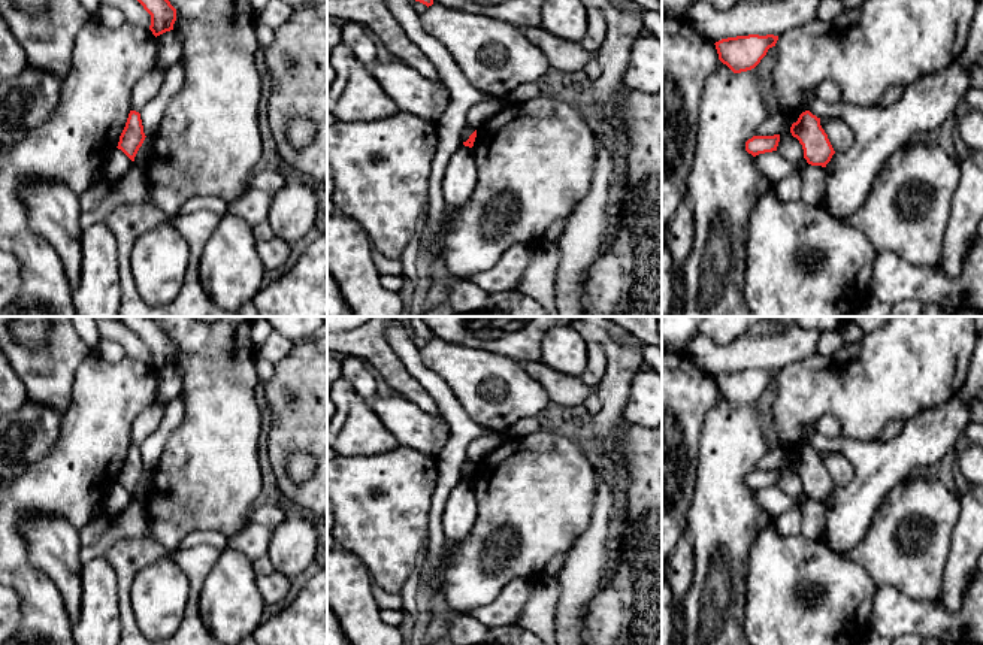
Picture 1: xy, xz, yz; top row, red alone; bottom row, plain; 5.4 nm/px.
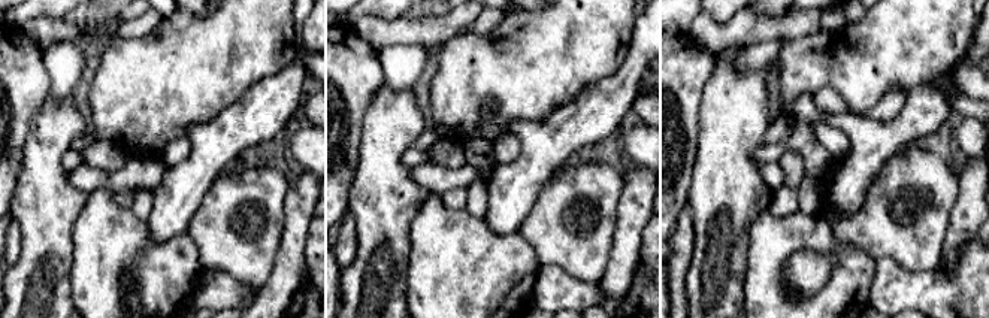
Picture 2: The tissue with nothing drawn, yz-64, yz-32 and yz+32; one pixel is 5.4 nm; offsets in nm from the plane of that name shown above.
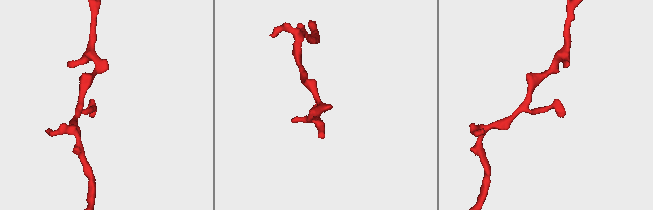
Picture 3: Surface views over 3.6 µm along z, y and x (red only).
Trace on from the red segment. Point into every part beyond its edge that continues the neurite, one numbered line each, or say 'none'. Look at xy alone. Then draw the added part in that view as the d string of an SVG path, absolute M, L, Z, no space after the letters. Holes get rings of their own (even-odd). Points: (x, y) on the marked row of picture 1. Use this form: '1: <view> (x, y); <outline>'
none

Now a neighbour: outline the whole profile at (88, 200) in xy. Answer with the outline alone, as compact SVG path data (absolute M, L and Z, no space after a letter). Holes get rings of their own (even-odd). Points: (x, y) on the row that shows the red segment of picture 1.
M102 176L84 193L78 194L81 211L91 212L97 209L105 196L111 191L112 184Z

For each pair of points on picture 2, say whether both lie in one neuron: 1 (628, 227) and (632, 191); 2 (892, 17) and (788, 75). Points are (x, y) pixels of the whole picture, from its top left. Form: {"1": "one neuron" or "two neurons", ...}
{"1": "one neuron", "2": "one neuron"}

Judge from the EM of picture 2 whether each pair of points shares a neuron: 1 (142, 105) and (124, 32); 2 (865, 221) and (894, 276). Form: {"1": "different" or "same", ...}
{"1": "different", "2": "different"}

